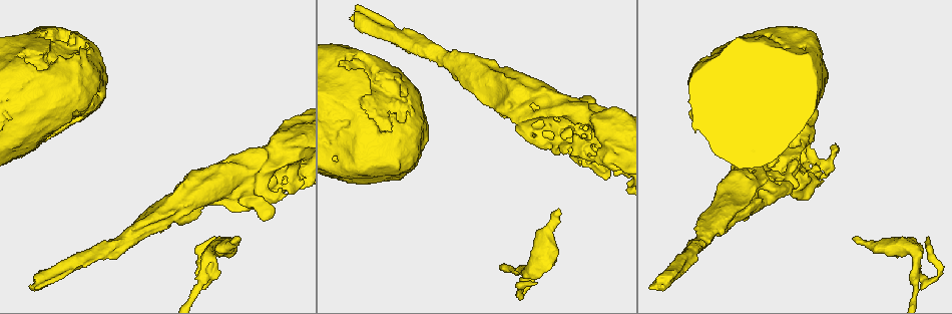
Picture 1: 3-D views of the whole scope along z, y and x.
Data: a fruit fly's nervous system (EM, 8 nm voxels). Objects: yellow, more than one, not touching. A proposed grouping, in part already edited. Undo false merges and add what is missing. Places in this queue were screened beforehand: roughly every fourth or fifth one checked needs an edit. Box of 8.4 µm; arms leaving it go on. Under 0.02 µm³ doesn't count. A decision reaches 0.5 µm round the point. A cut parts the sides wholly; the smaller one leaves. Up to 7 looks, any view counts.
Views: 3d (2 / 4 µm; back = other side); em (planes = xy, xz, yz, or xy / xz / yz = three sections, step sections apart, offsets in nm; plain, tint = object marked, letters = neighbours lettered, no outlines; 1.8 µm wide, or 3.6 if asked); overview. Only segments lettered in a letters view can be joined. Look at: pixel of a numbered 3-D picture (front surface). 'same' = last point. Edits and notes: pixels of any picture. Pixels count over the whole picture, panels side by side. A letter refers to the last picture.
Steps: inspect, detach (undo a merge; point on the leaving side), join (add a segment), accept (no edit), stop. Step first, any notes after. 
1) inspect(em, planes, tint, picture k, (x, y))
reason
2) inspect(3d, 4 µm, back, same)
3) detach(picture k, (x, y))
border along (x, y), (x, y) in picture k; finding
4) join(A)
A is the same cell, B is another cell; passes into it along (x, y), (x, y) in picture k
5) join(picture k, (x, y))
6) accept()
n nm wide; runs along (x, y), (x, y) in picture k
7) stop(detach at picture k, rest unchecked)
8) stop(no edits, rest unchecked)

inspect(em, planes, letters, picture 1, (544, 143))
sharp bend

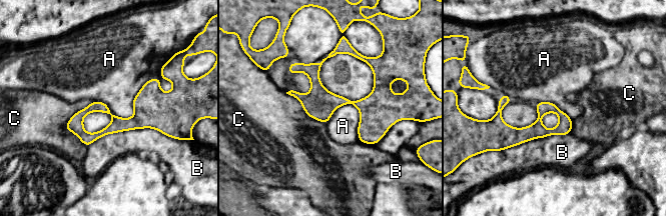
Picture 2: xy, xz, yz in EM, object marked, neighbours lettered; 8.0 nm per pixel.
accept()
120 nm wide; A, B and C are other cells; border along (159, 79), (130, 117), (93, 101) in picture 2; one neuron here

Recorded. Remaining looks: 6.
inspect(em, planes, tint, picture 1, (298, 175))
sharp bend

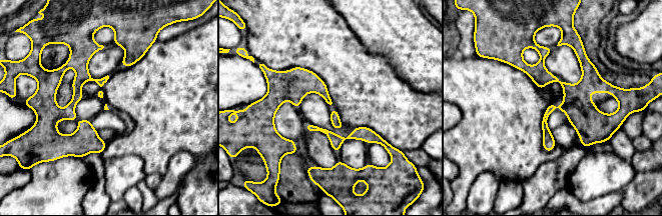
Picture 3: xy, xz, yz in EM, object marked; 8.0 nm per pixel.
inspect(em, planes, letters, same)

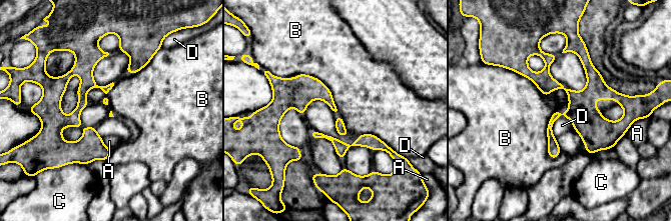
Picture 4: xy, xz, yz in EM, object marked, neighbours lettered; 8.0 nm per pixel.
accept()
50 nm wide; B touches over 420 nm; A, B, C and D are other cells; continuous, no second neuron

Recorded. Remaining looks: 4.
inspect(em, xz, step 8, letters, picture 1, (239, 239))
free end

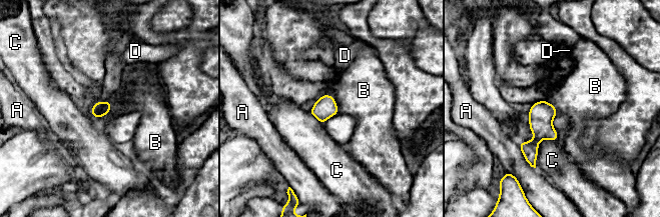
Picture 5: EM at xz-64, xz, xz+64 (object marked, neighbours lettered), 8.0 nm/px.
inspect(em, yz, step 16, letters, same)

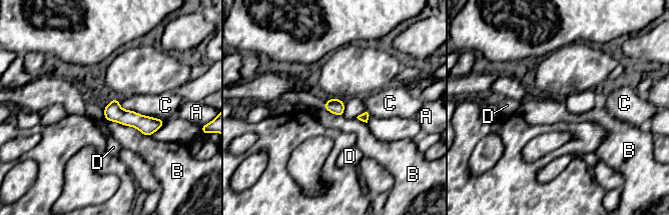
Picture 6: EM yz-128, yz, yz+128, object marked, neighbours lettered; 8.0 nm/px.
accept()
130 nm wide; A, B, C and D are other cells; runs along (106, 109), (140, 122), (160, 122) in picture 6; no lettered segment goes on from it

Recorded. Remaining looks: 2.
stop(no edits, rest unchecked)

